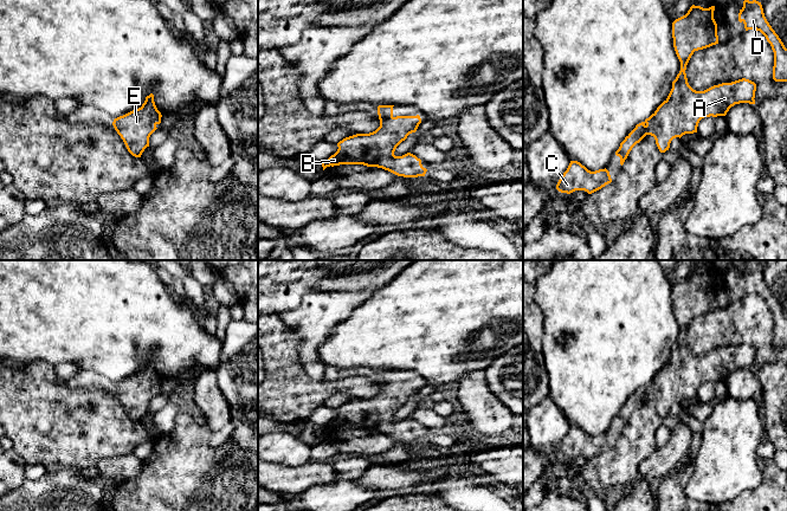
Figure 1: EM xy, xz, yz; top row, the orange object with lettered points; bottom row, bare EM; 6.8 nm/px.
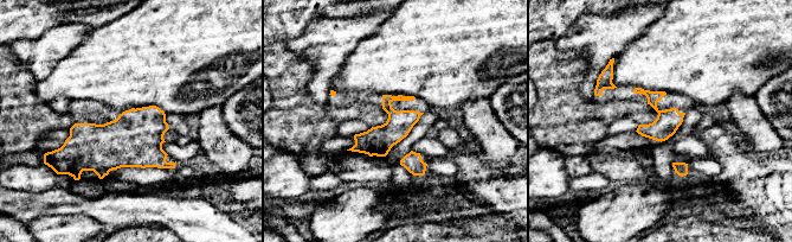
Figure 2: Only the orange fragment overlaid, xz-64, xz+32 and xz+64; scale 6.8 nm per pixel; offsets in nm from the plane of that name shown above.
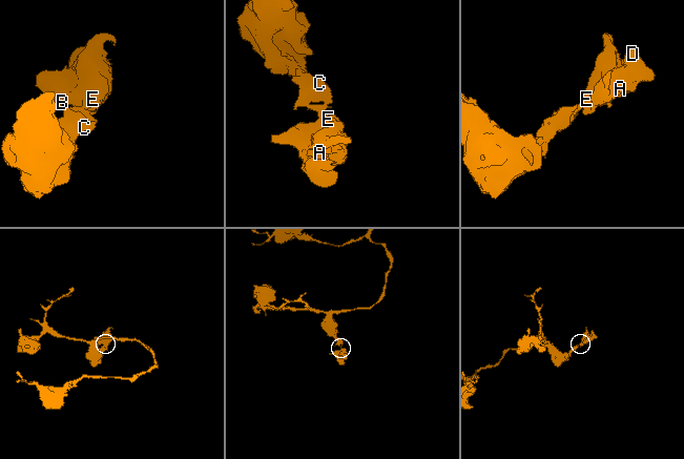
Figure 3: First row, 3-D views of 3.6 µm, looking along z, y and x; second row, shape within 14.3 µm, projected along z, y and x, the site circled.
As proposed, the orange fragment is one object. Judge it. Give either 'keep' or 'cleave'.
keep

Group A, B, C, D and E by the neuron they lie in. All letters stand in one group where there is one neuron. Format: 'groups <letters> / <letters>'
groups A B C D E

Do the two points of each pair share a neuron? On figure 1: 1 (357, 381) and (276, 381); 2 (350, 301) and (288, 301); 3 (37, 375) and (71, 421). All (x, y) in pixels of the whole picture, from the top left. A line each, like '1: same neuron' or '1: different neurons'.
1: same neuron
2: different neurons
3: same neuron

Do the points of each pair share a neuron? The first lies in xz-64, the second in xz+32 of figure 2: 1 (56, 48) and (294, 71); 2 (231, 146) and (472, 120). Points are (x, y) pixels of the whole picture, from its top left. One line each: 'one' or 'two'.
1: two
2: one

